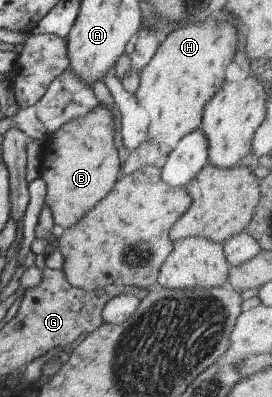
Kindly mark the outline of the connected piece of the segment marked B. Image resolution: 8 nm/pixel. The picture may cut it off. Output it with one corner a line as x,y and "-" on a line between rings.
102,103
83,116
64,122
43,138
39,177
45,183
44,203
49,208
53,224
68,229
87,208
91,208
117,180
117,150
113,145
113,115

